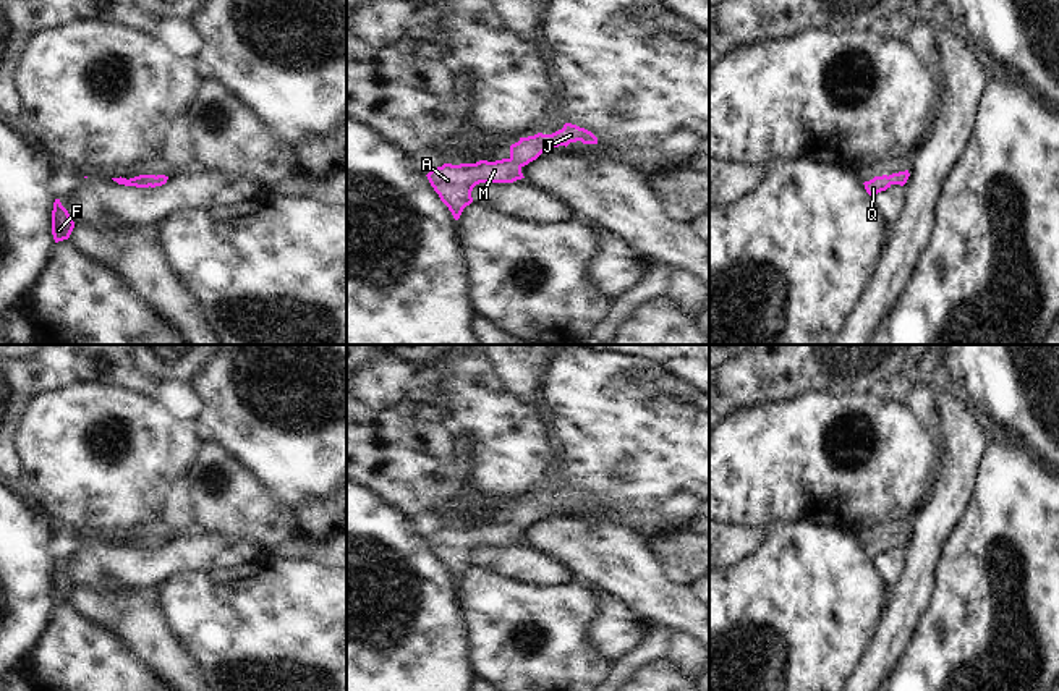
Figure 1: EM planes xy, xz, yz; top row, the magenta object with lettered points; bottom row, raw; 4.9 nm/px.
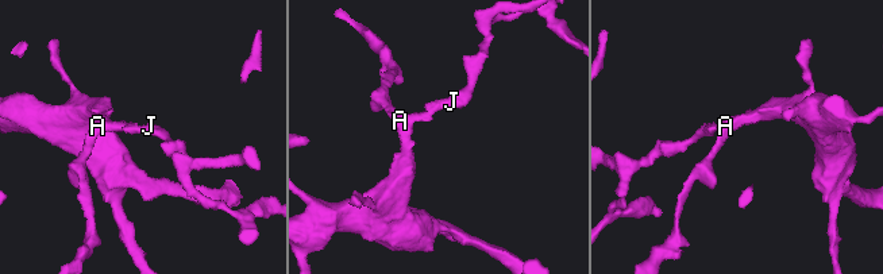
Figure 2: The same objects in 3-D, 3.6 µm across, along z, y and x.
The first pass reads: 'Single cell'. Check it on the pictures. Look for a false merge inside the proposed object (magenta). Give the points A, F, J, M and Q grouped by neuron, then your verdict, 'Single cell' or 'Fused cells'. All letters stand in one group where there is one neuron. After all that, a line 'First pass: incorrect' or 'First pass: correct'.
Groups: A F J M Q. Single cell.
First pass: correct

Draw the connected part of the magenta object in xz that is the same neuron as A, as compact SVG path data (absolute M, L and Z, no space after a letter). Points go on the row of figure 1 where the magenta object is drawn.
M565 123L562 129L552 134L538 133L534 136L520 138L510 146L510 157L476 163L444 163L431 170L426 176L439 194L440 201L449 207L453 218L458 220L463 209L473 202L471 191L479 183L513 183L525 178L521 168L536 160L551 147L568 146L581 141L583 144L598 144L598 138L576 125Z

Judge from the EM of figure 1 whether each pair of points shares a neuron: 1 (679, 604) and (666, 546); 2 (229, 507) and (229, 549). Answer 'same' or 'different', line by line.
1: different
2: different

